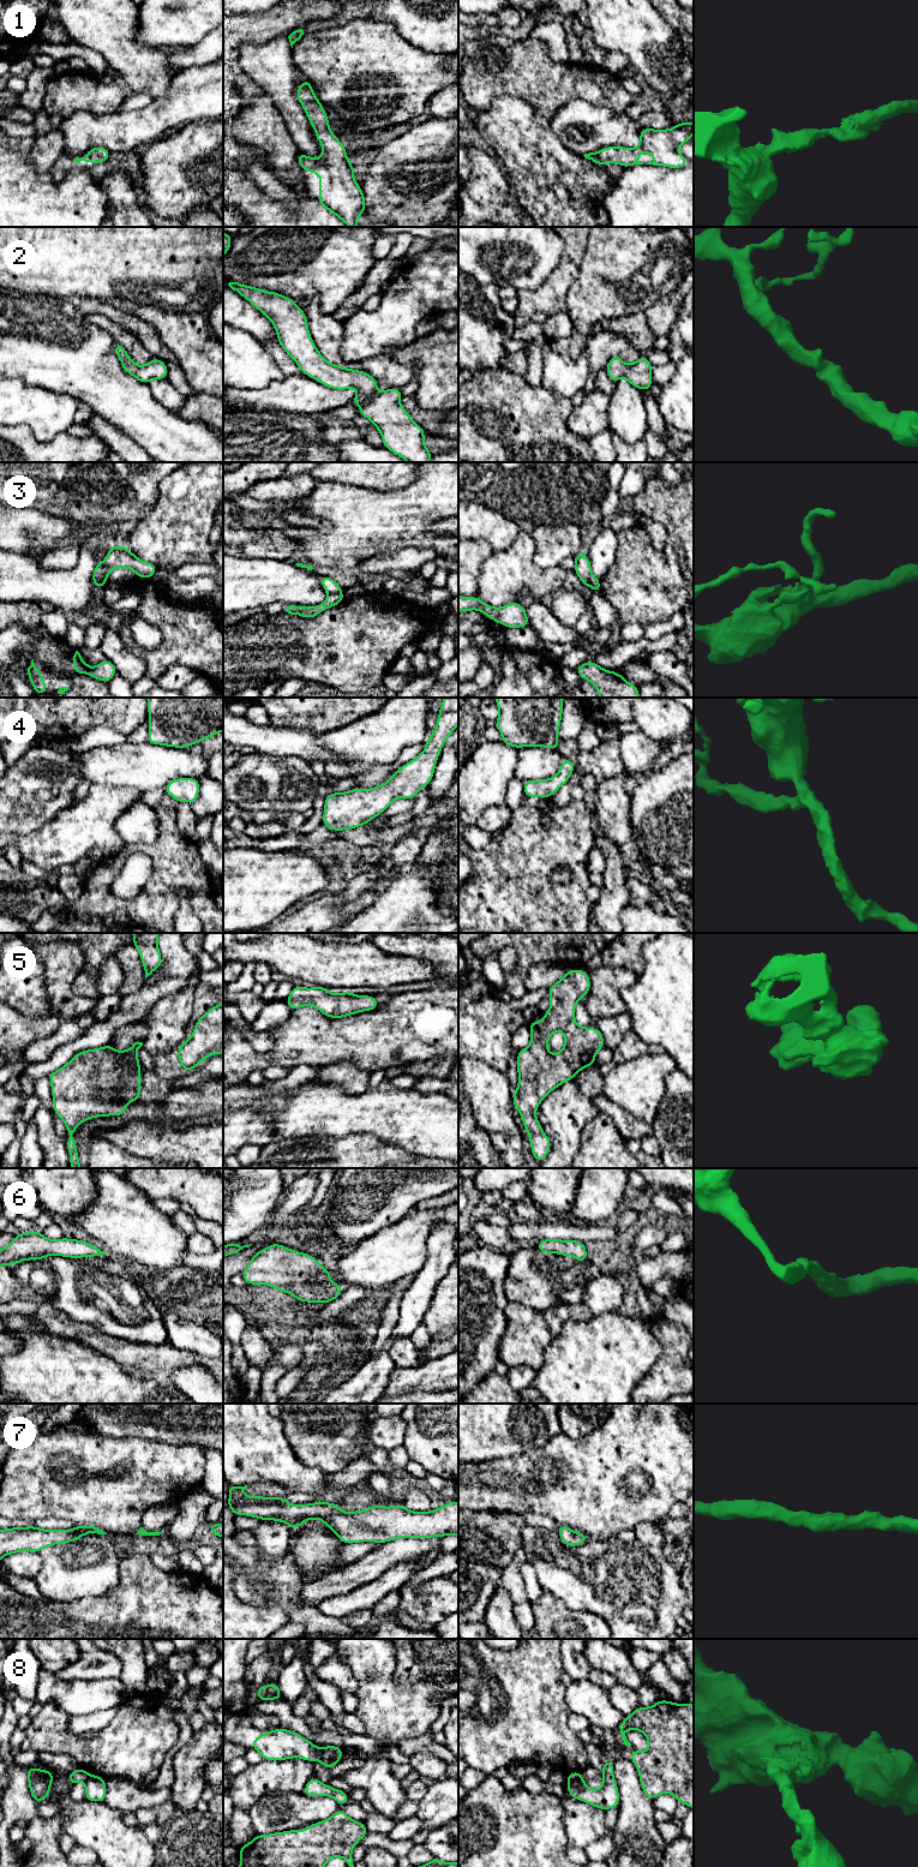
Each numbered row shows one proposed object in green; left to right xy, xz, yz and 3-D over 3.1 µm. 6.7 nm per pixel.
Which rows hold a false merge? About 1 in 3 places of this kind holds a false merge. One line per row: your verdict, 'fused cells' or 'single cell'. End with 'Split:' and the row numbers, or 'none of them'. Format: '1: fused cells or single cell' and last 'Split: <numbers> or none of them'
1: single cell
2: single cell
3: fused cells
4: single cell
5: single cell
6: single cell
7: single cell
8: fused cells
Split: 3, 8

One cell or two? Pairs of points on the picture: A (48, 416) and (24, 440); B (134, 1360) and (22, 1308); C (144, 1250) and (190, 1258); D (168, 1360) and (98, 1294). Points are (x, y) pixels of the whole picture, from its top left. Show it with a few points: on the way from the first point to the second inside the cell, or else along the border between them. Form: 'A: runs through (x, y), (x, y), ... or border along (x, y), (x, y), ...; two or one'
A: border along (12, 424), (24, 424), (41, 441), (60, 434); two
B: runs through (107, 1344), (83, 1332), (67, 1328), (49, 1317); one
C: border along (188, 1252), (184, 1256), (182, 1266); two
D: border along (124, 1339), (140, 1344), (167, 1344); two

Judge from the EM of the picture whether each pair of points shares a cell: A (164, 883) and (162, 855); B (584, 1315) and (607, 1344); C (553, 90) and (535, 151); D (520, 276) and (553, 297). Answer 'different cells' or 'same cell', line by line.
A: same cell
B: different cells
C: different cells
D: different cells

